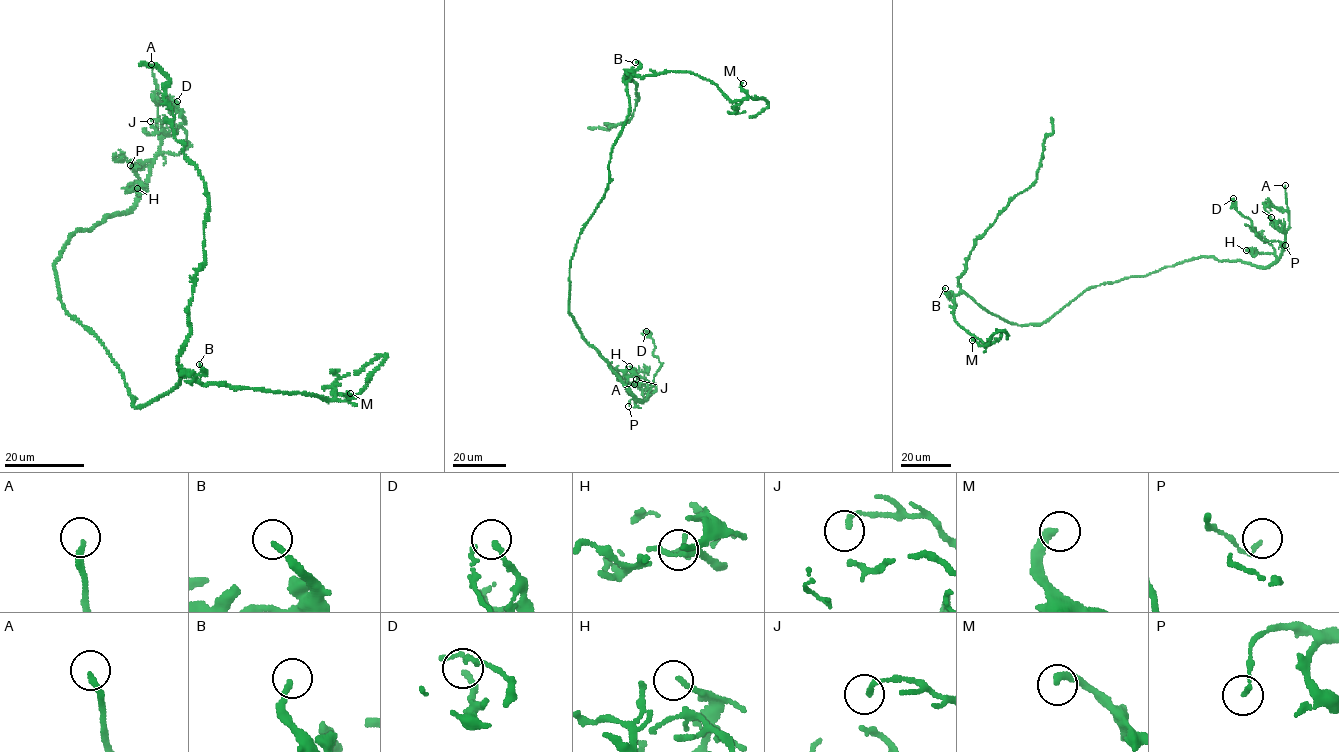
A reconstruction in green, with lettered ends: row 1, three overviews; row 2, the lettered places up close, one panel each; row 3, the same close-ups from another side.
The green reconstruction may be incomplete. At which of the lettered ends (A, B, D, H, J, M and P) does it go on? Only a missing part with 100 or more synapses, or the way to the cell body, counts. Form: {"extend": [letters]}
{"extend": ["A", "M"]}

